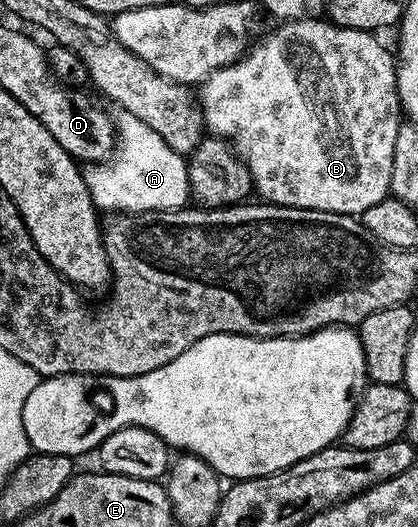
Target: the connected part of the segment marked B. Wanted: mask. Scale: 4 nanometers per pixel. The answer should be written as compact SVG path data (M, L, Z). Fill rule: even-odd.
M305 17L276 25L261 43L249 49L248 55L242 56L237 63L225 62L224 66L206 76L198 87L198 106L207 134L223 139L240 156L240 162L248 165L255 194L263 202L275 203L278 207L301 207L359 217L366 209L370 209L370 205L378 205L378 201L390 195L388 182L390 169L394 169L394 141L402 122L400 98L396 93L396 69L393 56L388 56L387 49L376 40L379 38L373 32L337 27L335 23L321 19Z

